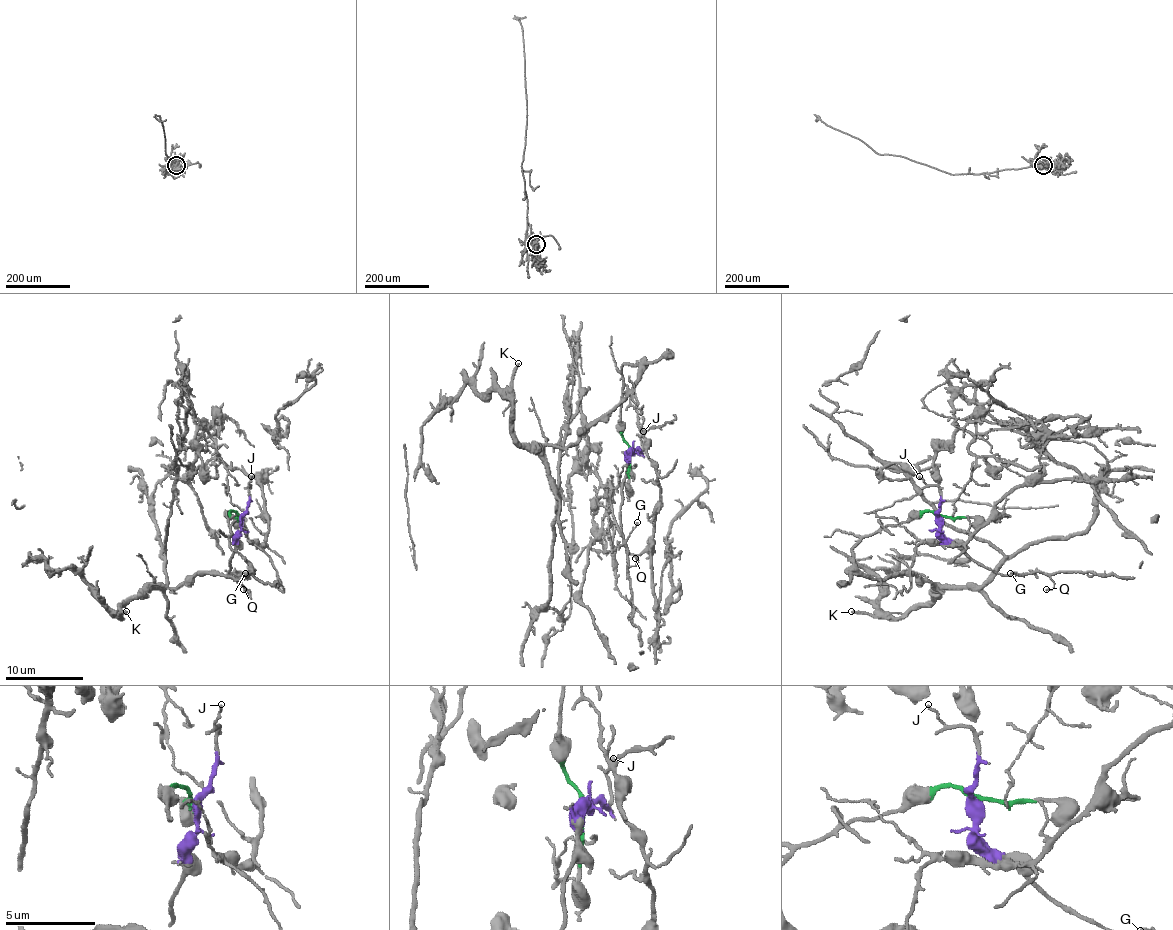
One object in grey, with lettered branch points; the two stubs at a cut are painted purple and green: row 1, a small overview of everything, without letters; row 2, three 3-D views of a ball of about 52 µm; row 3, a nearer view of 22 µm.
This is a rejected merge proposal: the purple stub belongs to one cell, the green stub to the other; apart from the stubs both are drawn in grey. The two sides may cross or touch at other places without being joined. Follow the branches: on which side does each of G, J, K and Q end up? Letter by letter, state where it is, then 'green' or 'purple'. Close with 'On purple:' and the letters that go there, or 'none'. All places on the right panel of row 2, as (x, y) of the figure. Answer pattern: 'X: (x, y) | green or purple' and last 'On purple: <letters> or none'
G: (1010, 573) | purple
J: (919, 476) | purple
K: (851, 611) | green
Q: (1046, 589) | purple
On purple: G, J, Q

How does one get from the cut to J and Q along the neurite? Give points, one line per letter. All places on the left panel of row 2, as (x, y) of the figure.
J: (239, 520), (247, 508), (250, 475)
Q: (239, 520), (241, 531), (227, 572), (235, 572), (239, 584), (245, 588), (243, 590)

